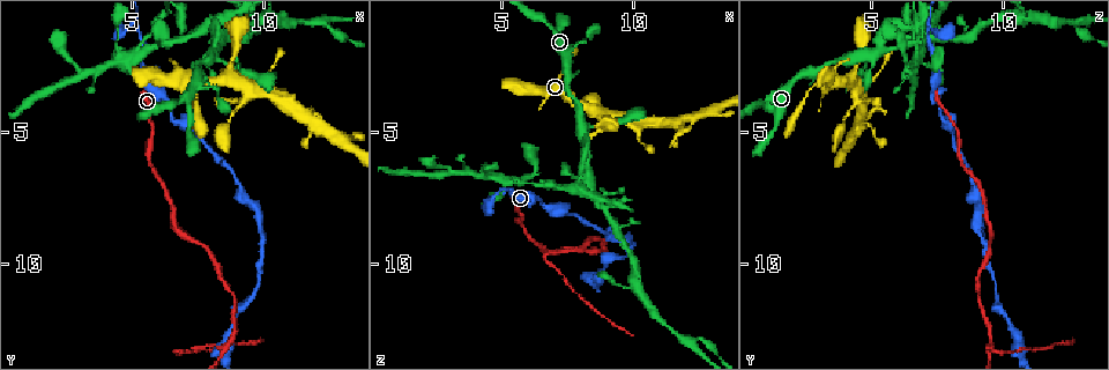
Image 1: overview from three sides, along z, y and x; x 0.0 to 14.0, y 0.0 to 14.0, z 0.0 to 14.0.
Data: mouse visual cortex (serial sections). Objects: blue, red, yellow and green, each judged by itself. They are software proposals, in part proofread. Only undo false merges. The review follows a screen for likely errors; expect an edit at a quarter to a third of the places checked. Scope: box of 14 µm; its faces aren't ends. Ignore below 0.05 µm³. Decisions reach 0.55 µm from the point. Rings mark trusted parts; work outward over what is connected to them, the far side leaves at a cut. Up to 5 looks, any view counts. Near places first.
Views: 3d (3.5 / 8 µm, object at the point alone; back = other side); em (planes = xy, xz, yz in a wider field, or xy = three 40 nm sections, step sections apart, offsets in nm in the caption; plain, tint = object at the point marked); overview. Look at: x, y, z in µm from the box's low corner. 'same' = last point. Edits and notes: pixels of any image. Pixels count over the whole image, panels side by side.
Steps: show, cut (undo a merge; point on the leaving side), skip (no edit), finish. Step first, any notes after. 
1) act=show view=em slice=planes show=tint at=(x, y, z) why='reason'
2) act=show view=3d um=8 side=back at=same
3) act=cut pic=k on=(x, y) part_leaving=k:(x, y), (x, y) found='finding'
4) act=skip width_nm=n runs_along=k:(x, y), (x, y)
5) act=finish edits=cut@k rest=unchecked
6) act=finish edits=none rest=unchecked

act=show view=3d um=3.5 at=(8.0, 2.1, 4.9) why='sharp bend'

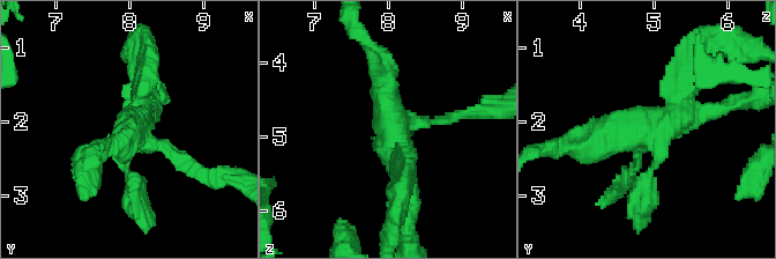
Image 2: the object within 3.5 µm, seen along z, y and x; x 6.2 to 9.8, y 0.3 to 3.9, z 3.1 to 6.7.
act=show view=em slice=xy step=2 show=tint at=(8.05, 2.15, 5.00)

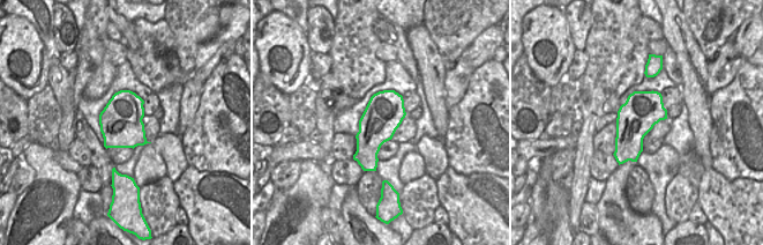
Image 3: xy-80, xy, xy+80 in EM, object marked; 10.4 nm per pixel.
act=skip width_nm=400 runs_along=2:(581, 146), (673, 121), (693, 75) found='continuous, no second cell'

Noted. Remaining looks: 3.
act=show view=3d um=8 at=(9.5, 3.5, 4.5) why='looks like a crossing'

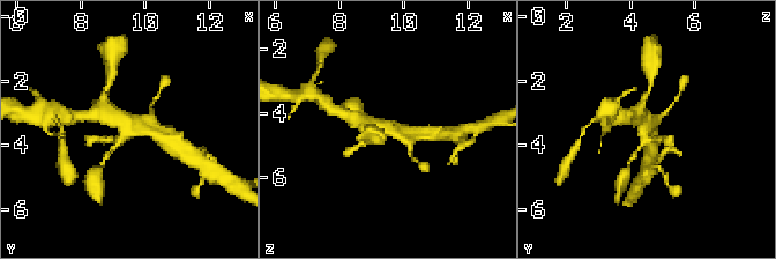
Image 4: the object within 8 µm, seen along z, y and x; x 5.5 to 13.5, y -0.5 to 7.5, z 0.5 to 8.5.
act=show view=em slice=xy step=1 show=tint at=(9.5, 3.4, 4.4) why='shape alone is not enough'

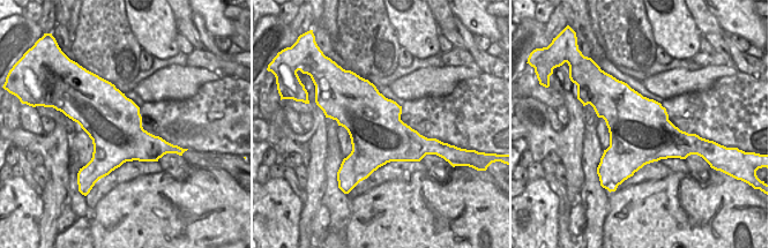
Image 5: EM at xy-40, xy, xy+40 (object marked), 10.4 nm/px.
act=skip runs_along=4:(101, 113), (133, 132), (159, 137) found='continuous, no second cell'

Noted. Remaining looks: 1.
act=finish edits=none rest=unchecked

